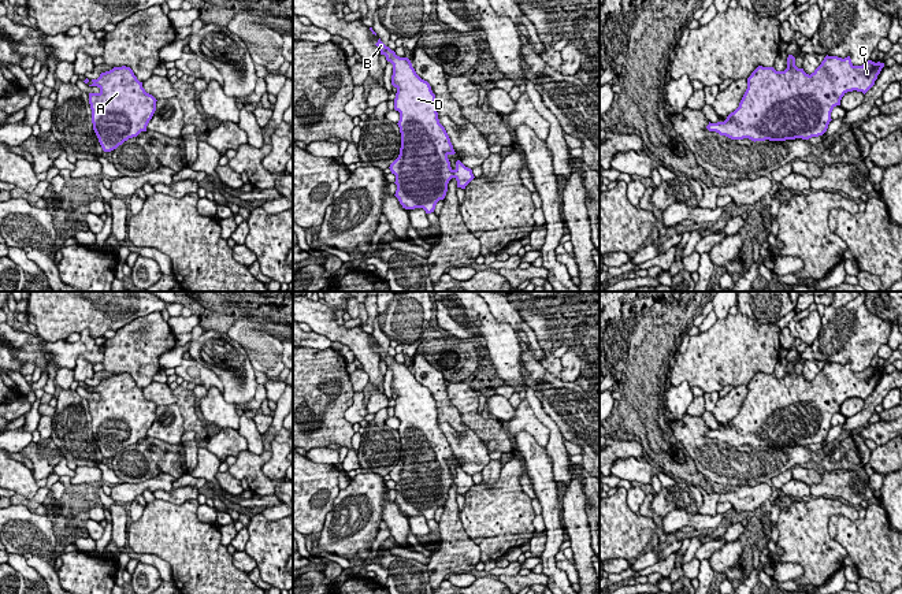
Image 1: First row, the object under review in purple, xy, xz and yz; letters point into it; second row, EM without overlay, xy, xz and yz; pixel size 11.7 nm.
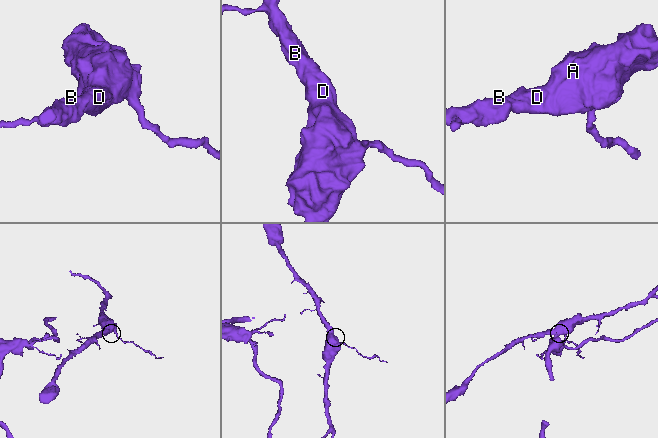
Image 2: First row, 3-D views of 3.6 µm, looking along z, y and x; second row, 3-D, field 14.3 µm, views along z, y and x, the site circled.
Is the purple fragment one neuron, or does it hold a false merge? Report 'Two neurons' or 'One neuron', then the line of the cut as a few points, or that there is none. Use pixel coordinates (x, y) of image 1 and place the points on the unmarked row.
One neuron. No split

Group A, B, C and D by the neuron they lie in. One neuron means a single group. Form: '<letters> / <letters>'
A B C D

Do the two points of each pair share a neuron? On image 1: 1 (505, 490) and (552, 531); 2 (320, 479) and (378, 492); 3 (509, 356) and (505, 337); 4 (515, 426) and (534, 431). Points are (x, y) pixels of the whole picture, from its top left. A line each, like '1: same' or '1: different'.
1: different
2: different
3: same
4: same

